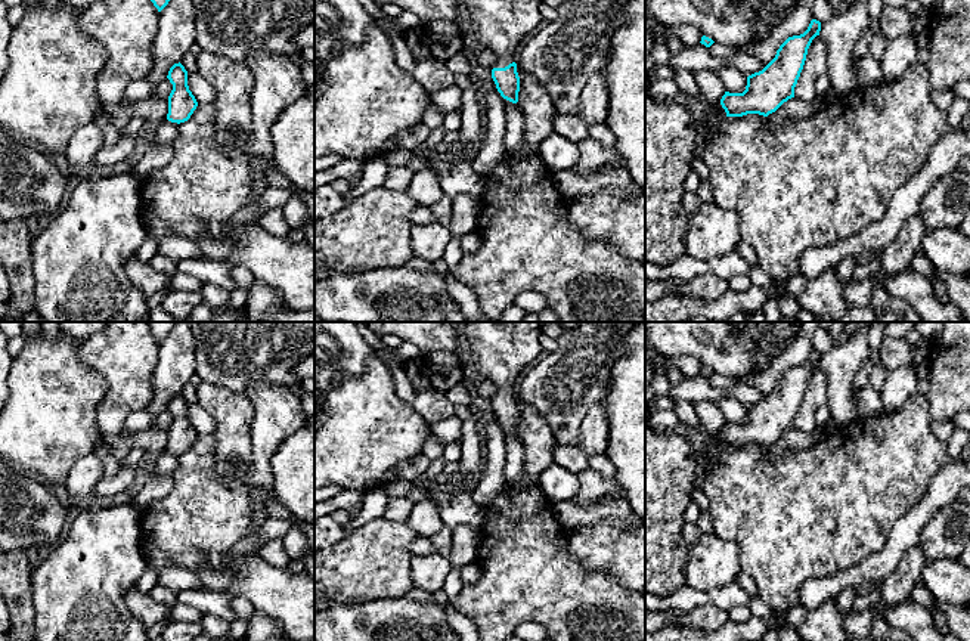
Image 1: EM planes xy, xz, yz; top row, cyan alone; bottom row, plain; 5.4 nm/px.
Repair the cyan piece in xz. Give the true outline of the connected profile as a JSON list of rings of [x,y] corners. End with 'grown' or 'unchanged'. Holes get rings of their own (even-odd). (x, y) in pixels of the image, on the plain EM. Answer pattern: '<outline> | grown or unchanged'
[[[459,322],[456,326],[465,362],[474,366],[478,378],[490,380],[496,385],[492,409],[498,422],[503,430],[517,434],[520,408],[514,385],[521,369],[530,366],[543,353],[539,343],[543,322]]] | grown

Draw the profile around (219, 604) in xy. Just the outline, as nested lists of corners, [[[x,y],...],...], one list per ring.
[[[205,588],[186,589],[179,592],[179,603],[195,607],[202,614],[221,617],[229,623],[236,619],[232,609],[233,595],[227,592],[216,592]]]

